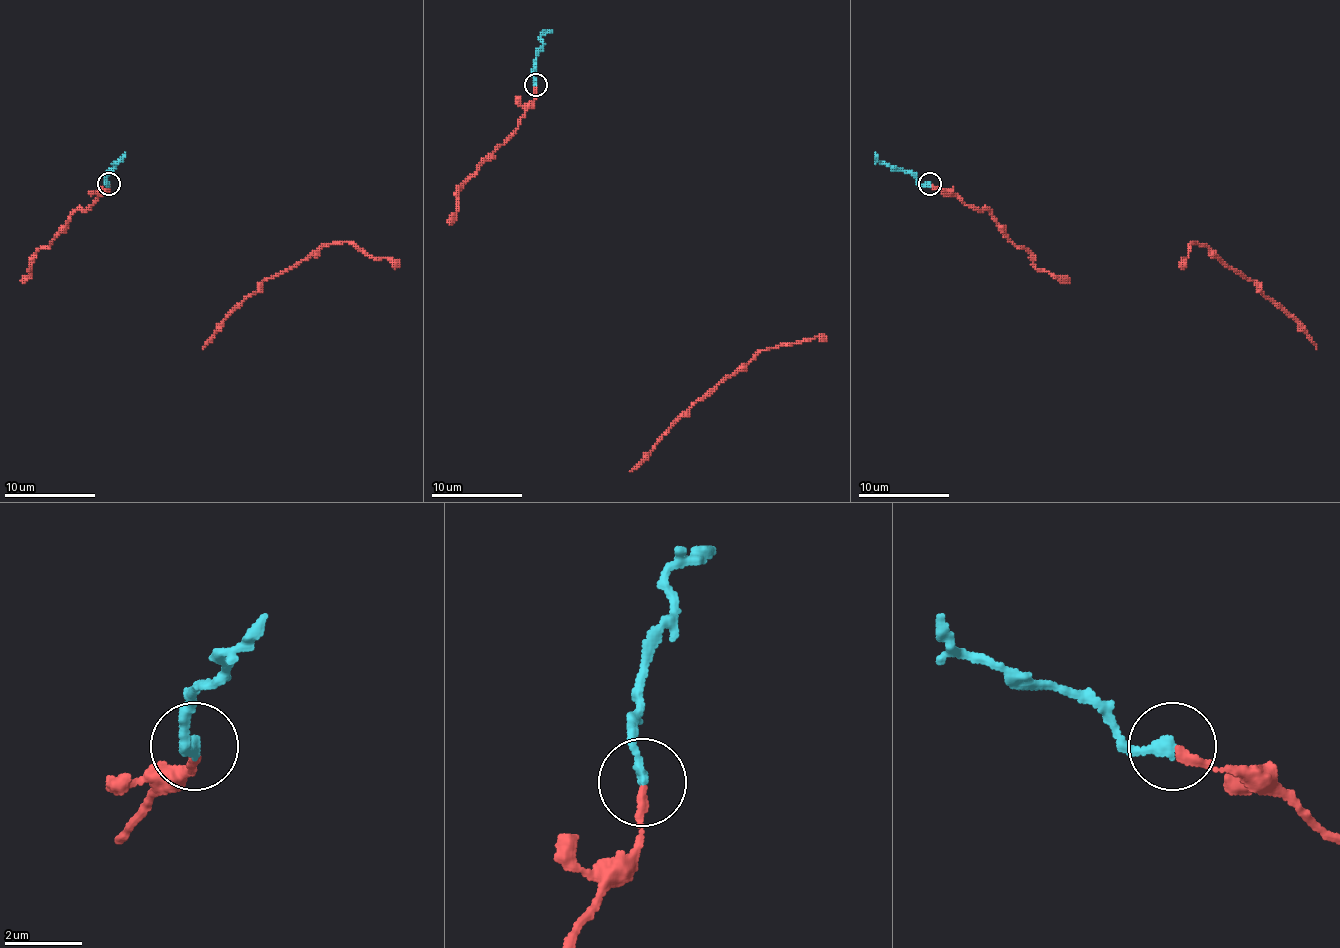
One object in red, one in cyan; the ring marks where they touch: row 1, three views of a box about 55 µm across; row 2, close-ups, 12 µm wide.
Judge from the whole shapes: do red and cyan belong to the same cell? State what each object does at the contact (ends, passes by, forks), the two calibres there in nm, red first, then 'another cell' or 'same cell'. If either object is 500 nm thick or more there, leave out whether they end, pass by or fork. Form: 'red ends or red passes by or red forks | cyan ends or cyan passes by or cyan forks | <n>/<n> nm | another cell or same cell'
red ends | cyan ends | 240/280 nm | same cell

